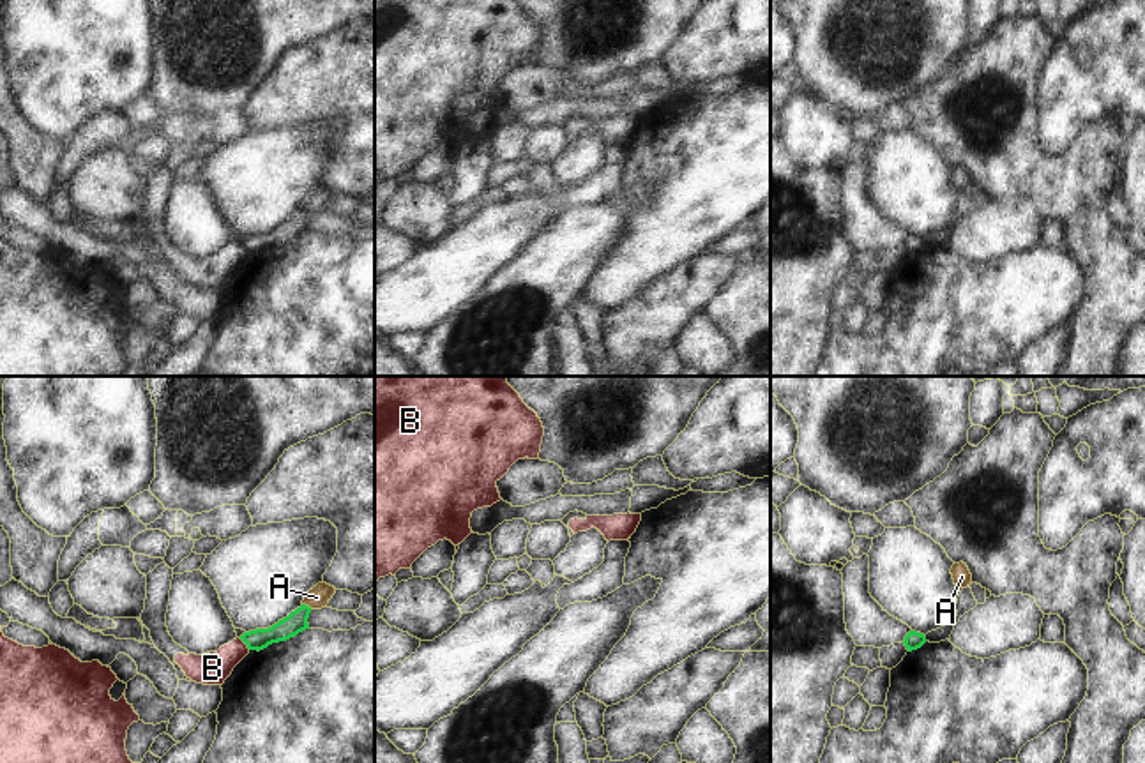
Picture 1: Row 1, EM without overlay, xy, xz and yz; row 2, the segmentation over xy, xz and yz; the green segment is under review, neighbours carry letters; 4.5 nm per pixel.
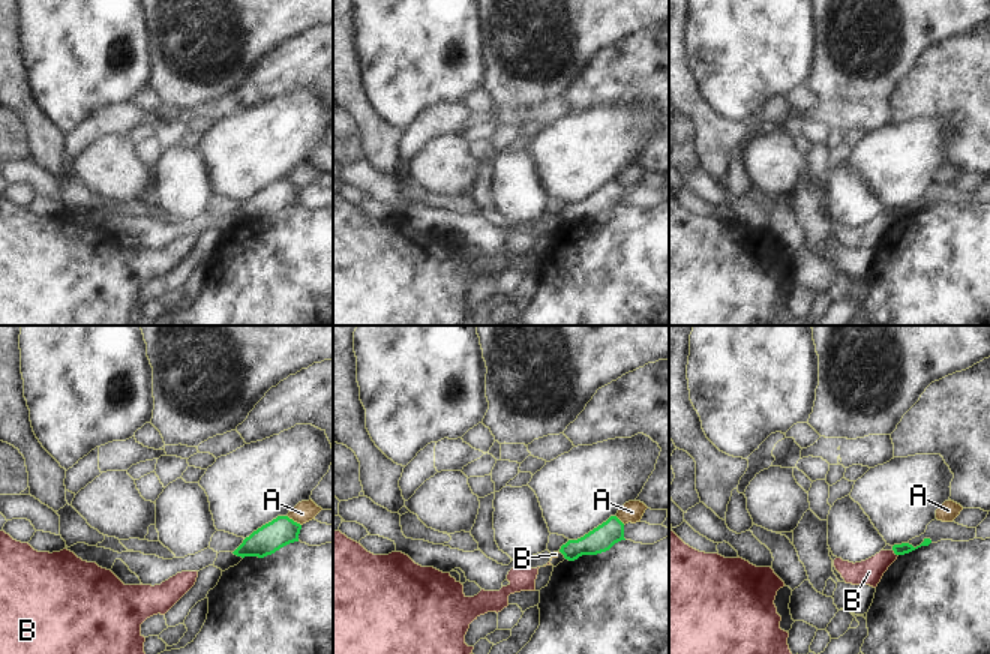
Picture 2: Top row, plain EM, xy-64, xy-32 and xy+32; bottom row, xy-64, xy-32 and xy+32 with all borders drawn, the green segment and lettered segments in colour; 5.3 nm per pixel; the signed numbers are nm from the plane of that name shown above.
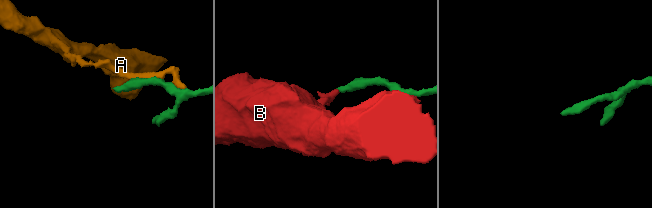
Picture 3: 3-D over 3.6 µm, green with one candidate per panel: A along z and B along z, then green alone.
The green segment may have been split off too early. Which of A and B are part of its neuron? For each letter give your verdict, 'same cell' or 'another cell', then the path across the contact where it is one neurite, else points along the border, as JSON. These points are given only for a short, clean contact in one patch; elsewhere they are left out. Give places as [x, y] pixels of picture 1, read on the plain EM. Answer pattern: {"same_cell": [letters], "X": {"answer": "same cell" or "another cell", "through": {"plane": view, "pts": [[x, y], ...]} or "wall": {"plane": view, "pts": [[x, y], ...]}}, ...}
{"same_cell": [], "A": {"answer": "another cell"}, "B": {"answer": "another cell", "wall": {"plane": "xy", "pts": [[239, 242], [250, 253]]}}}

